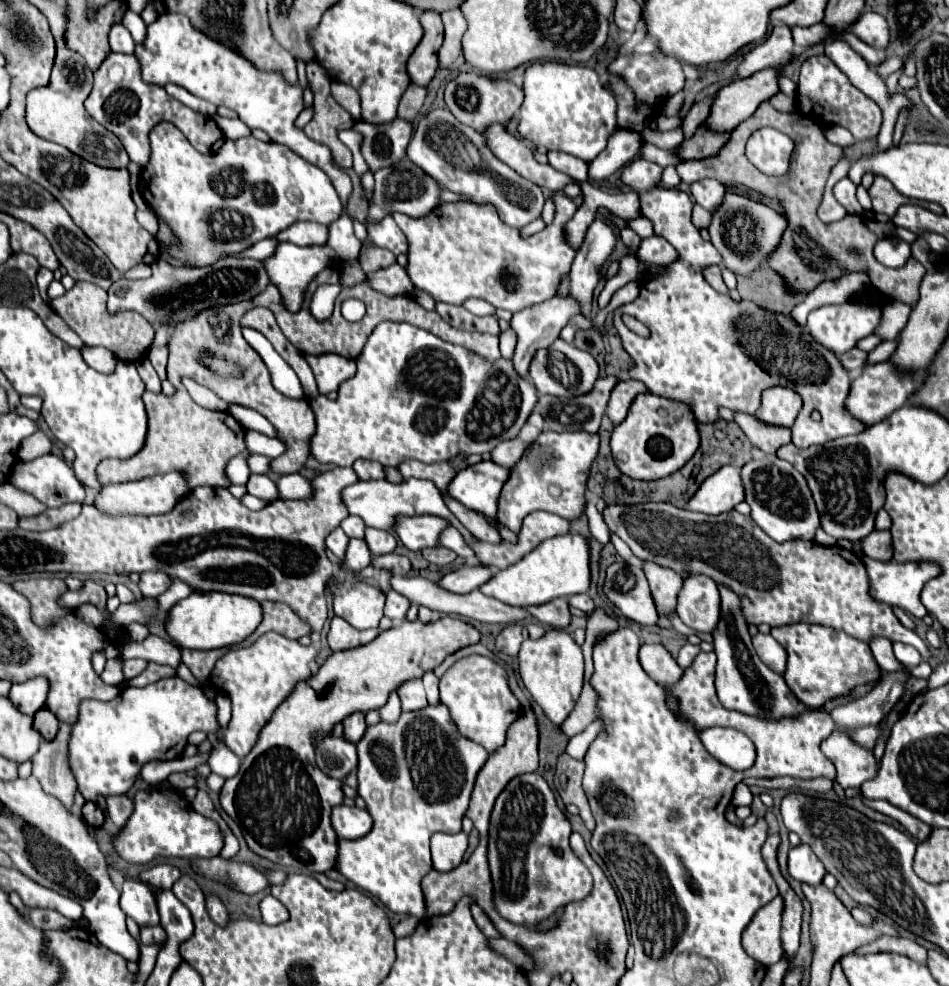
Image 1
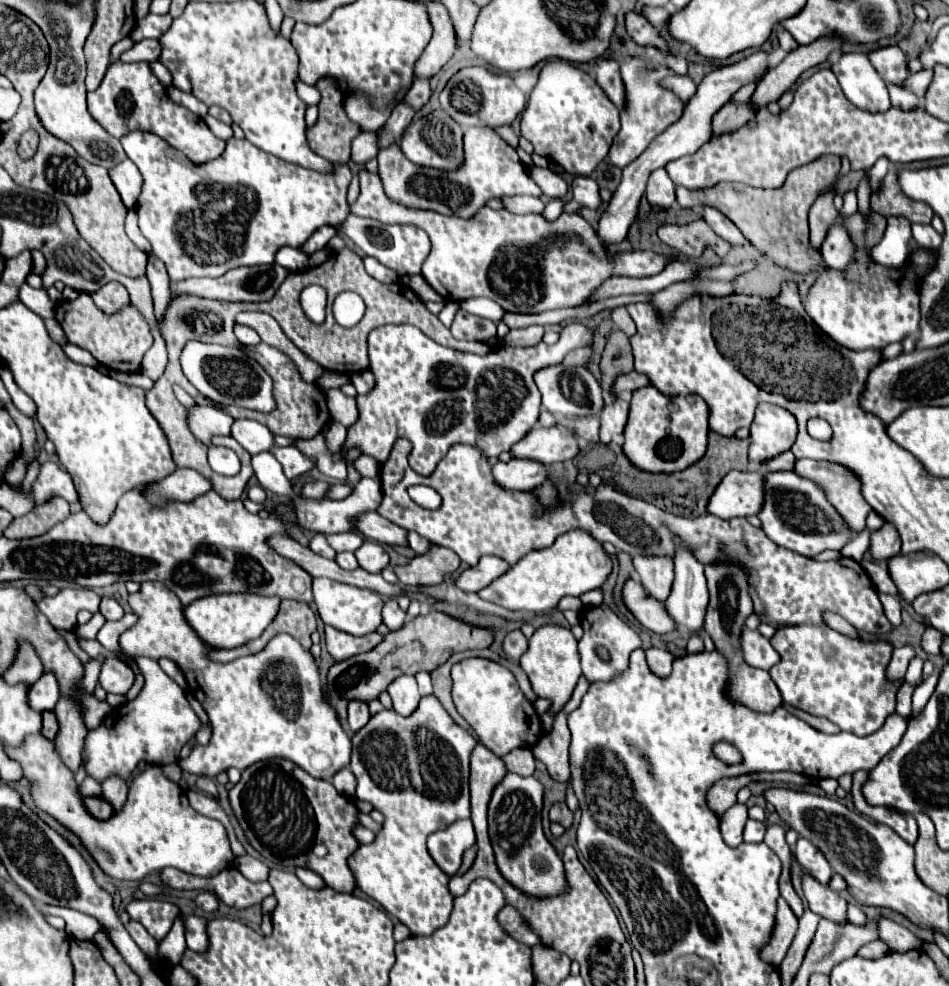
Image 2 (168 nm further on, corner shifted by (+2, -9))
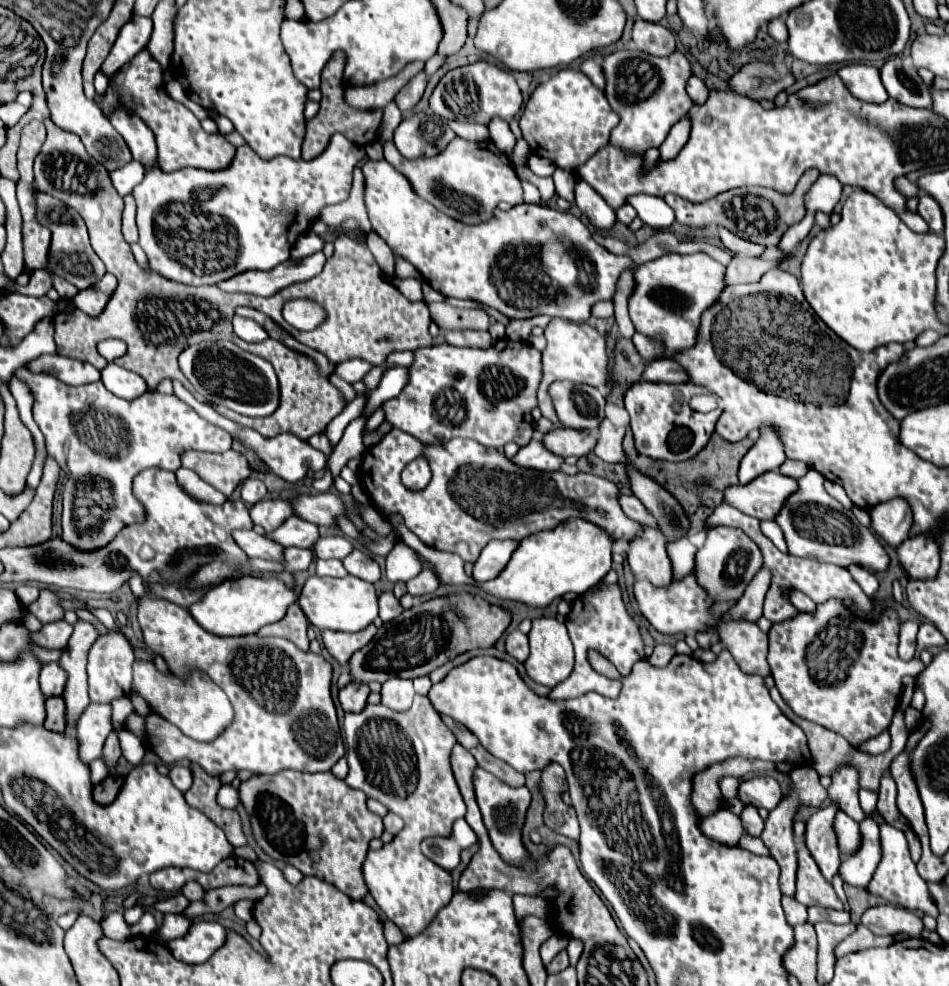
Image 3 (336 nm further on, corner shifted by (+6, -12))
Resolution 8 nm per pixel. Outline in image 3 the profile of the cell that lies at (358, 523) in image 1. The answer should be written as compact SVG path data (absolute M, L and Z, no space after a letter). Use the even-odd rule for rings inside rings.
M324 537L316 543L316 555L320 559L344 559L352 551L352 543L344 537Z

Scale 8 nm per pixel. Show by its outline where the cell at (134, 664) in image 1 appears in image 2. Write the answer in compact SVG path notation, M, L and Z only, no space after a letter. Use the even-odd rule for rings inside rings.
M106 658L100 672L100 684L106 692L126 694L134 682L134 672L130 666L116 658Z

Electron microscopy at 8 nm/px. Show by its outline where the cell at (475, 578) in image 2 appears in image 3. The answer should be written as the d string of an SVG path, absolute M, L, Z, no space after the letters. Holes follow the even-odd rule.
M490 541L474 565L474 579L484 583L498 577L516 549L518 541Z

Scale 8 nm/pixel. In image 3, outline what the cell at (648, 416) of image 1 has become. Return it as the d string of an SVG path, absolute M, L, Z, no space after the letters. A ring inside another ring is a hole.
M634 383L624 397L626 411L630 413L630 425L634 431L636 449L642 455L664 461L686 461L700 453L714 433L714 425L720 417L720 409L714 413L696 413L690 409L688 391L698 391L696 385L672 385L672 383Z

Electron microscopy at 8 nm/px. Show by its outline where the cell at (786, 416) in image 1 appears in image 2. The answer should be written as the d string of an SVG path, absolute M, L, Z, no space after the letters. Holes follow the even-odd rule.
M758 404L750 428L750 460L764 462L792 448L796 440L796 418L776 404Z

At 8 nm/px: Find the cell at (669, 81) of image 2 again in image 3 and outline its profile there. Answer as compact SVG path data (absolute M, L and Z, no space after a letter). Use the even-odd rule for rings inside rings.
M692 75L692 77L688 79L686 91L688 91L688 95L692 97L692 101L694 101L696 105L704 105L706 99L708 99L708 87L706 87L706 83L704 83L700 77L696 77L696 75Z

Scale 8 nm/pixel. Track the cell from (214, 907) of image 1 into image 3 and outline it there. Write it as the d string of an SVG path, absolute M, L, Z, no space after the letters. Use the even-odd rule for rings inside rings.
M188 881L184 887L182 887L182 895L188 897L190 901L198 901L204 897L204 889L200 887L200 883L196 881Z

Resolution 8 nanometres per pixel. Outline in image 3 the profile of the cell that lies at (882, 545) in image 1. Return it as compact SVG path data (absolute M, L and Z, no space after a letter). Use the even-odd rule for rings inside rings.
M896 497L882 505L874 505L870 509L872 529L890 545L898 547L908 535L912 527L912 509L906 499Z

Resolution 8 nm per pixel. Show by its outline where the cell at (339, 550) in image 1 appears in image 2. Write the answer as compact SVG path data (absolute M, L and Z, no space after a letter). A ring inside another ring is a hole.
M322 534L310 540L310 550L314 550L314 552L322 554L324 558L334 558L334 556L336 556L336 550L334 550L334 548L328 544L326 536L322 536Z

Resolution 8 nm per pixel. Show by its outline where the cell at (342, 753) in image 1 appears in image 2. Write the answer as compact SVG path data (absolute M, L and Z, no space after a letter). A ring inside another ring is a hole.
M142 582L140 590L136 594L130 594L128 604L140 616L140 620L120 636L122 650L132 658L146 656L146 658L158 660L158 658L166 656L166 658L174 660L180 666L180 670L184 672L190 690L194 692L196 700L202 704L202 708L206 710L206 714L212 722L210 744L194 746L190 756L182 760L184 772L190 772L196 776L216 776L230 766L244 770L250 764L266 760L266 758L288 758L294 764L302 766L310 776L314 776L318 780L332 780L332 776L338 770L342 770L350 764L352 740L340 726L334 708L326 706L320 700L322 686L320 686L316 660L290 634L274 636L266 644L266 648L260 650L258 654L242 656L228 664L216 664L206 658L206 652L210 652L210 648L206 644L202 644L202 640L196 638L196 632L186 624L184 614L182 614L182 610L184 610L182 602L162 582Z

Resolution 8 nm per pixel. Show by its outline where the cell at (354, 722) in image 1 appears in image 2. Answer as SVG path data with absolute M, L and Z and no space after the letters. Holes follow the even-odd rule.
M350 702L348 704L348 732L350 734L354 734L362 726L366 726L368 720L370 720L368 704L362 704L362 702Z

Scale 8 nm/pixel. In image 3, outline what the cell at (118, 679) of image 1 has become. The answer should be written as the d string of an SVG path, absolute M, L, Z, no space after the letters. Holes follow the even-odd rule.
M120 697L118 701L112 701L112 723L114 729L126 729L126 719L134 713L134 707L128 697Z

